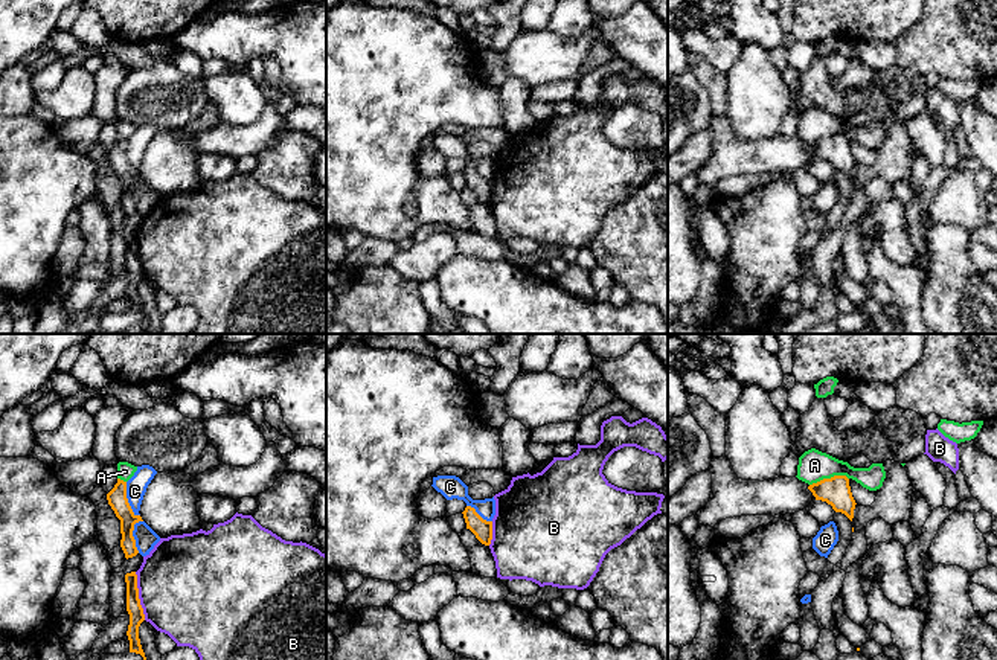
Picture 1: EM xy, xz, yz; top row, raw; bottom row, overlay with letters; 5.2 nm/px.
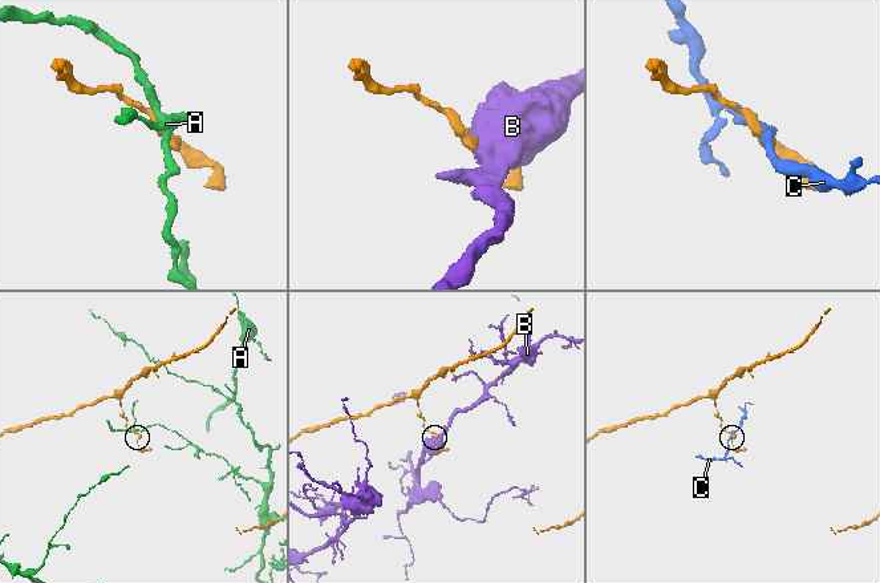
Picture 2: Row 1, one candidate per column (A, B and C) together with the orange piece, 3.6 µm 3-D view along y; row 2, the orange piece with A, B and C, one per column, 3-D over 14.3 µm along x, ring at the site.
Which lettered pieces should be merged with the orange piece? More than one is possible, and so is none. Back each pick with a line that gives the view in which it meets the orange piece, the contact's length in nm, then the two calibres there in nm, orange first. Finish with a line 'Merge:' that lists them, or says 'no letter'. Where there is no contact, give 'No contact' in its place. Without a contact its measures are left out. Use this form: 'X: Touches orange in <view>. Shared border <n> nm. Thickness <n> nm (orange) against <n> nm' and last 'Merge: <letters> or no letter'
Merge: no letter

